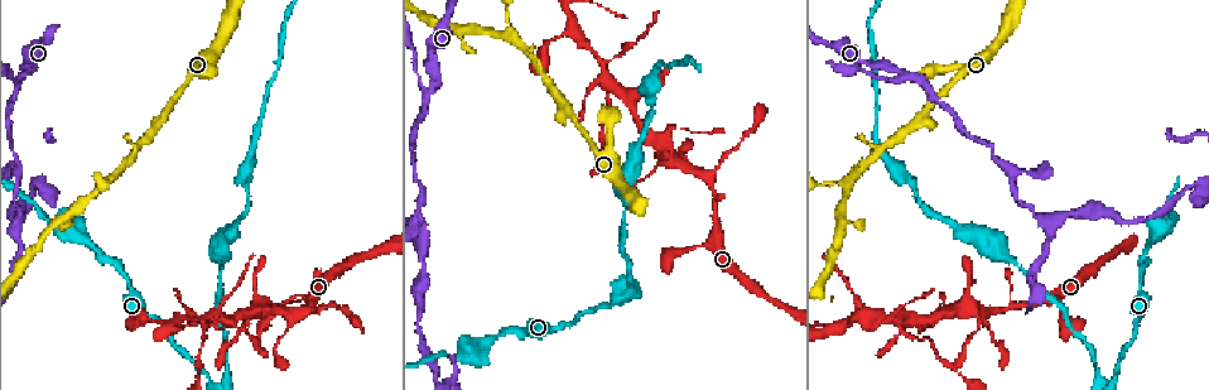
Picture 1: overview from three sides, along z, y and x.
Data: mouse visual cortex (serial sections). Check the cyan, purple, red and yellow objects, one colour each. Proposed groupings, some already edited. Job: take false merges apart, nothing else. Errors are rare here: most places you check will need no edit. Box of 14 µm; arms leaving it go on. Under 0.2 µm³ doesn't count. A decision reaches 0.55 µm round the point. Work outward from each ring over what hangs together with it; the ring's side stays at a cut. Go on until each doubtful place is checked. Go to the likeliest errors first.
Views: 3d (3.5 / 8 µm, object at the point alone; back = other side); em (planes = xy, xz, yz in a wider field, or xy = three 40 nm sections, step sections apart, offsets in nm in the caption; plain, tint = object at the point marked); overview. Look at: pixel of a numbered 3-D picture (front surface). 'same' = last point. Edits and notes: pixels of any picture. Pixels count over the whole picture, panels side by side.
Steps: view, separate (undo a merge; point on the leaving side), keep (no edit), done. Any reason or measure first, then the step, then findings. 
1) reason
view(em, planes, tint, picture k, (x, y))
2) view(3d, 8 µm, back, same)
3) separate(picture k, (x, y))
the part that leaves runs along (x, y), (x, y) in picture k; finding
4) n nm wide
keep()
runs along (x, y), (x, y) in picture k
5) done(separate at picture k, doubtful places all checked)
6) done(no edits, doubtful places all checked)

side arm on a straight run
view(3d, 3.5 µm, picture 1, (903, 74))

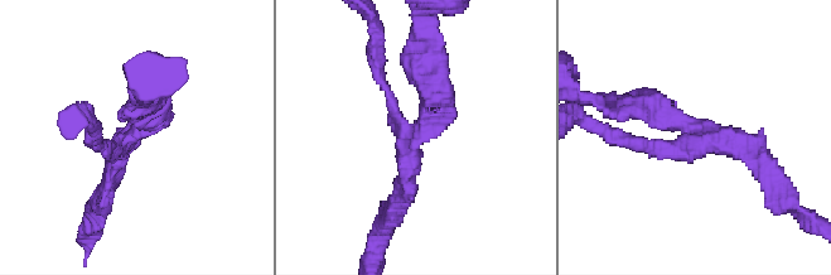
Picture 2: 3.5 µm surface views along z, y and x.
3 arms; arms of 150, 250, 250 nm
view(em, xy, step 5, tint, picture 2, (415, 138))

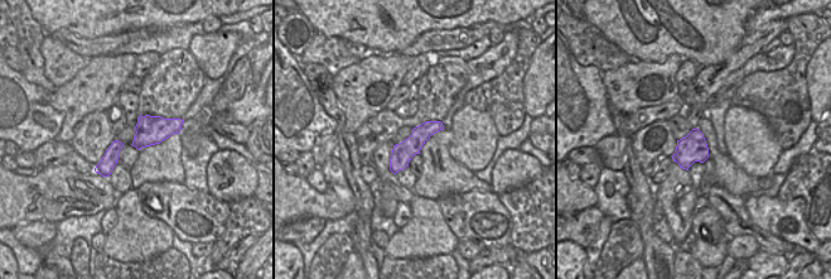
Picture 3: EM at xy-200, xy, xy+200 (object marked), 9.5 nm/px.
keep()
runs along (627, 106), (726, 136), (769, 168) in picture 2; continuous, no second cell

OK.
three-way junction
view(3d, 3.5 µm, picture 1, (207, 316))

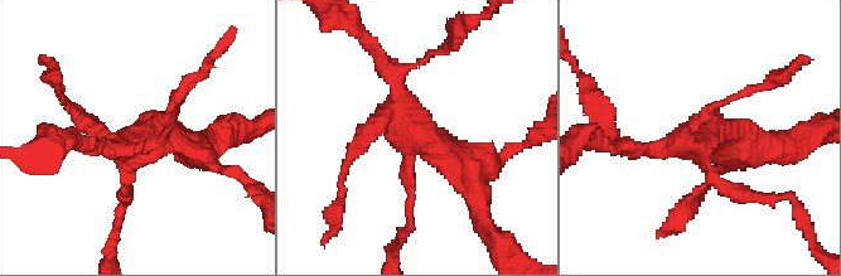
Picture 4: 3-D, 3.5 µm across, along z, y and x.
keep()
all the same cell

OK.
narrows sharply
view(3d, 3.5 µm, picture 1, (513, 39))

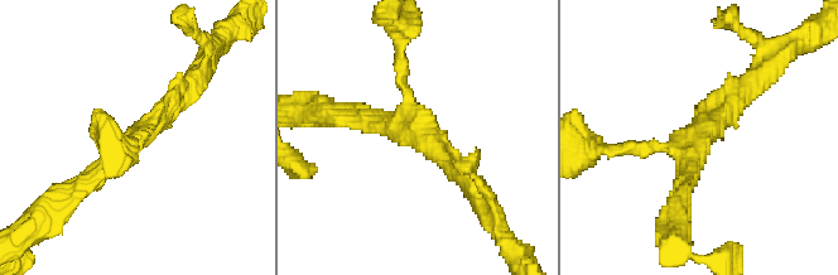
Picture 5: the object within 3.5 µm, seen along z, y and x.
3 arms; arms of 150, 250, 250 nm
view(em, xy, step 2, plain, picture 5, (410, 136))

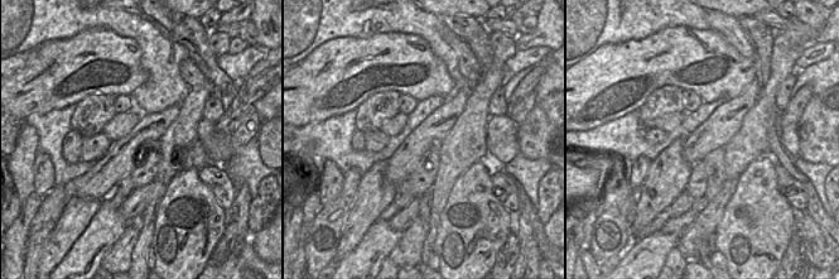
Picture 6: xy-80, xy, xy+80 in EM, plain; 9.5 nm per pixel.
view(em, xy, step 2, tint, same)

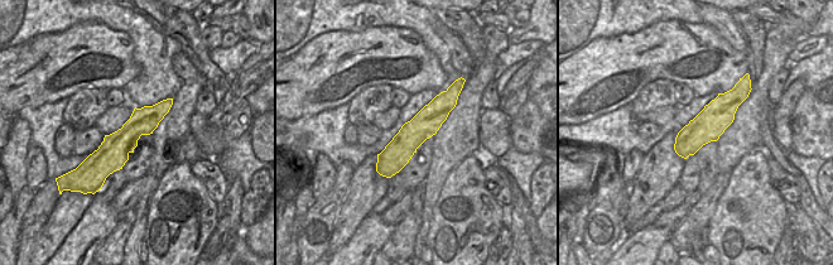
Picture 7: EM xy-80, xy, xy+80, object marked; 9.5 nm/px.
keep()
runs along (183, 93), (67, 198) in picture 5; all the same cell

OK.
done(no edits, doubtful places all checked)

